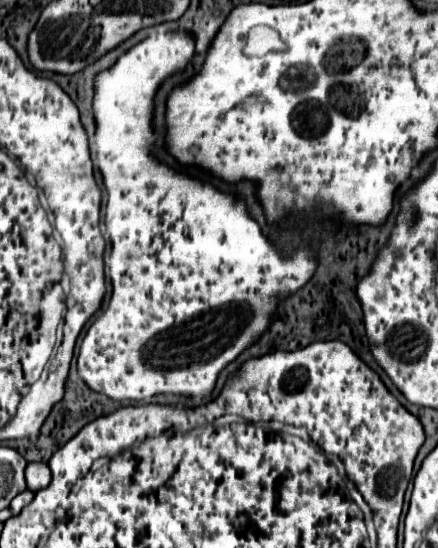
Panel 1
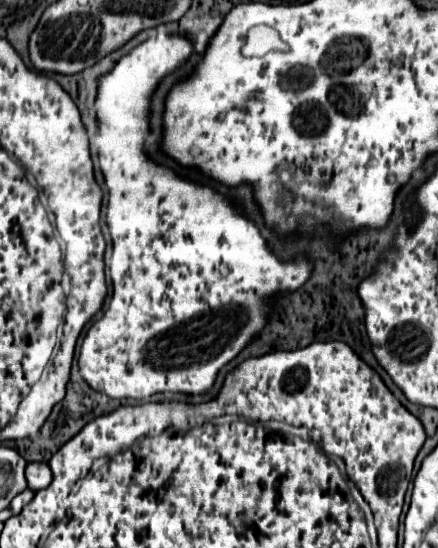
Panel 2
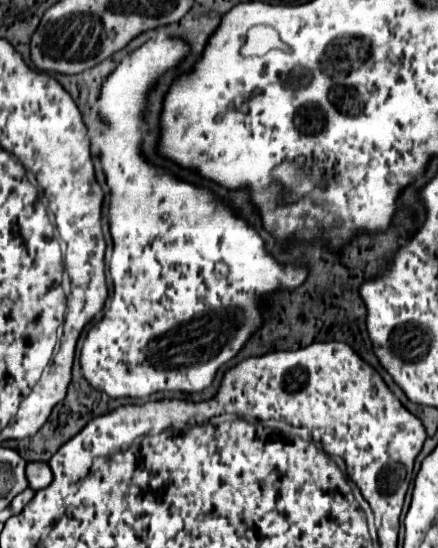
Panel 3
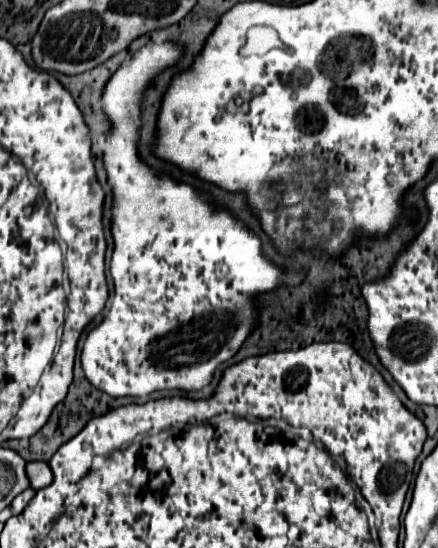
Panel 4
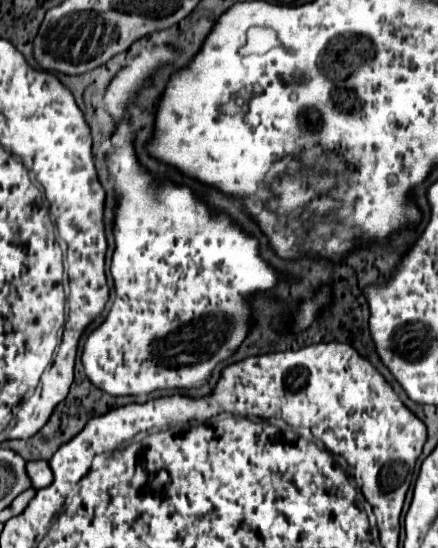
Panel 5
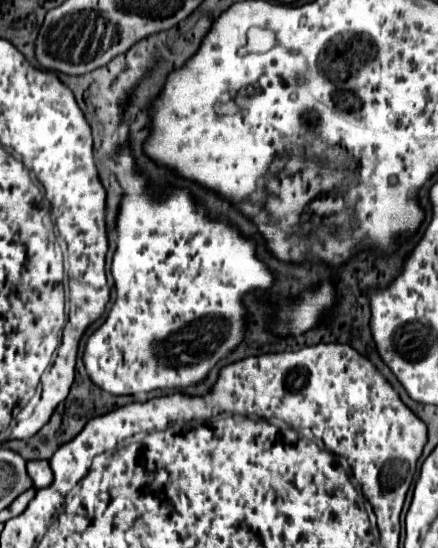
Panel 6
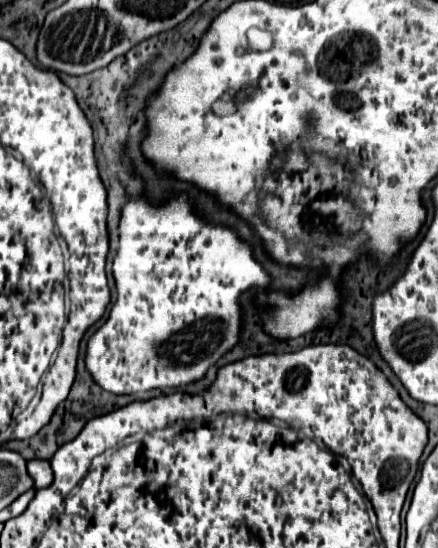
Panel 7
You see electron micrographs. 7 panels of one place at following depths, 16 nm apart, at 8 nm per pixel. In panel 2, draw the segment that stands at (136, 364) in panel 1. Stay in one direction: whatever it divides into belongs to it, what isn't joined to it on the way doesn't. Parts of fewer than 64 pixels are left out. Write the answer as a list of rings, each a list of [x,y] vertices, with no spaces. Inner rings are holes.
[[[154,36],[148,38],[144,44],[140,44],[138,48],[134,48],[128,56],[124,56],[112,72],[104,74],[100,78],[98,84],[98,96],[96,96],[96,114],[98,114],[98,122],[100,122],[100,134],[98,134],[98,162],[100,168],[104,172],[106,178],[106,186],[110,192],[110,202],[108,202],[108,230],[114,242],[114,252],[110,258],[110,272],[112,272],[112,284],[114,284],[114,296],[110,302],[110,308],[102,314],[102,318],[98,322],[92,324],[92,328],[88,330],[82,350],[80,350],[80,374],[84,374],[84,380],[98,392],[108,394],[110,398],[150,398],[156,392],[182,392],[182,394],[202,394],[206,392],[214,380],[218,370],[228,364],[266,324],[266,314],[270,310],[270,296],[276,292],[286,292],[286,290],[296,290],[300,288],[310,272],[312,272],[312,264],[300,256],[294,262],[278,262],[278,258],[274,256],[274,252],[266,246],[266,240],[260,236],[258,228],[254,222],[250,222],[244,214],[242,208],[234,208],[232,202],[220,194],[216,194],[212,188],[208,186],[200,186],[196,182],[184,180],[180,176],[176,176],[172,170],[154,164],[146,152],[144,152],[144,138],[148,134],[148,106],[150,106],[150,94],[156,90],[156,84],[162,80],[162,76],[166,76],[168,72],[176,70],[178,66],[182,66],[188,56],[192,54],[192,44],[188,44],[188,40],[184,40],[184,36]]]

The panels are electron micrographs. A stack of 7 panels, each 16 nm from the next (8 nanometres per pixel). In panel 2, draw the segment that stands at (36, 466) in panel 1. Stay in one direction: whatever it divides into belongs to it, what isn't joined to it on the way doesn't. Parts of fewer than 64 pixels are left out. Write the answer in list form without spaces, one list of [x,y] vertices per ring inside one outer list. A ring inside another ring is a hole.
[[[30,462],[26,466],[26,480],[28,480],[28,488],[42,490],[50,484],[52,480],[52,470],[48,464],[40,464],[40,462]]]

